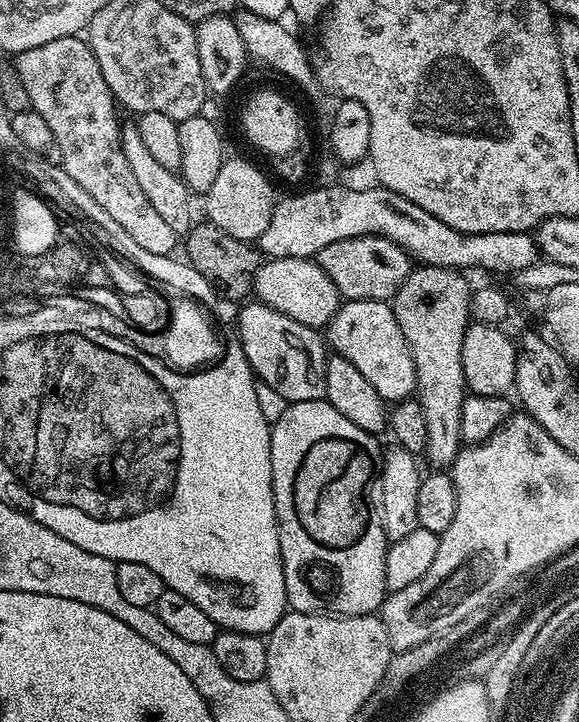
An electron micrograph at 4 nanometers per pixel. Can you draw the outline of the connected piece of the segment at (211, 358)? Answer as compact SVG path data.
M81 287L76 292L78 298L76 300L81 307L109 312L112 320L118 320L118 324L122 324L123 337L144 353L159 358L169 368L175 368L177 371L196 370L201 366L215 363L224 353L223 339L220 340L205 312L212 302L208 298L195 300L192 297L177 297L177 301L170 308L170 324L166 328L162 326L149 330L135 327L127 317L124 317L122 300L119 300L117 294L109 296L107 289L91 287Z

